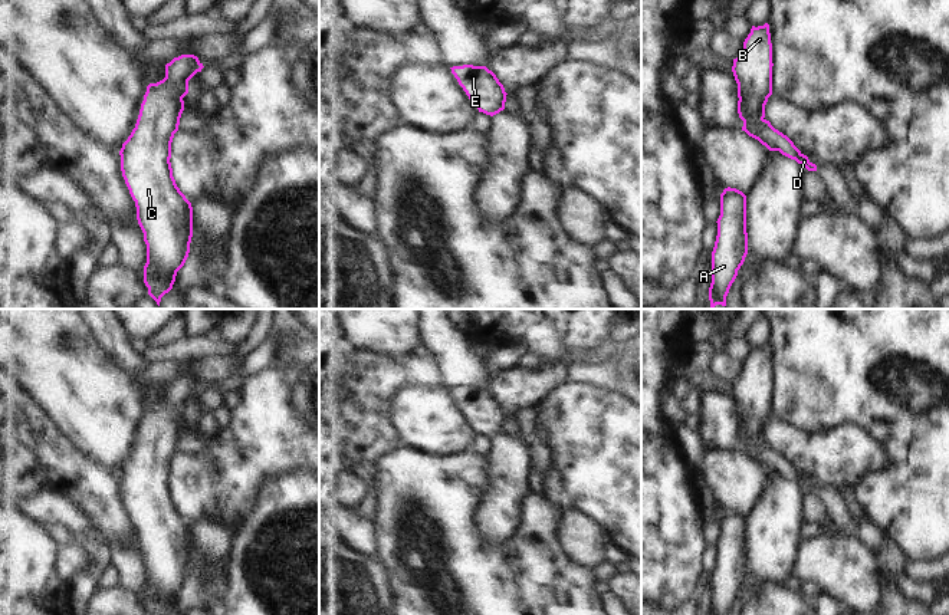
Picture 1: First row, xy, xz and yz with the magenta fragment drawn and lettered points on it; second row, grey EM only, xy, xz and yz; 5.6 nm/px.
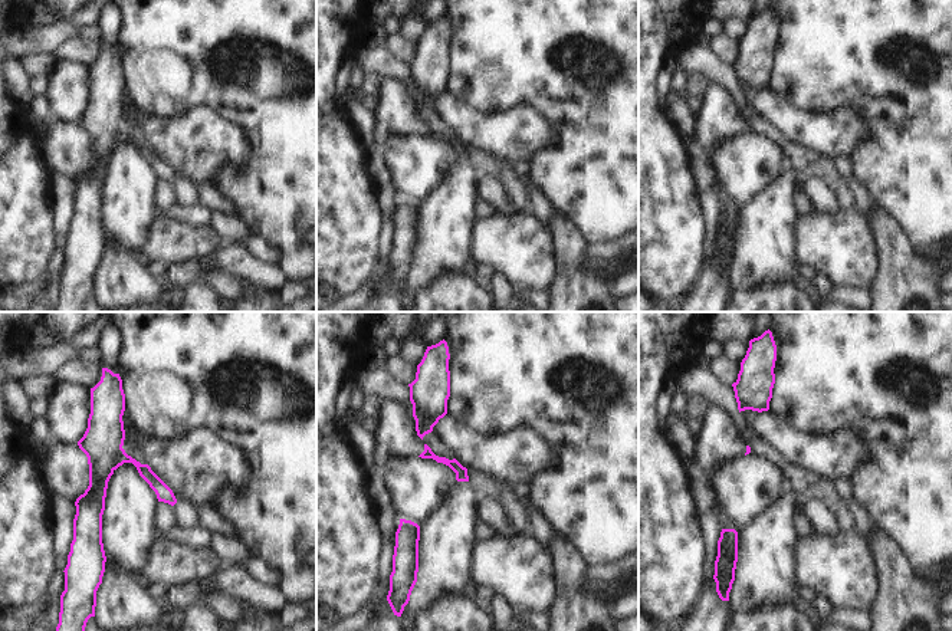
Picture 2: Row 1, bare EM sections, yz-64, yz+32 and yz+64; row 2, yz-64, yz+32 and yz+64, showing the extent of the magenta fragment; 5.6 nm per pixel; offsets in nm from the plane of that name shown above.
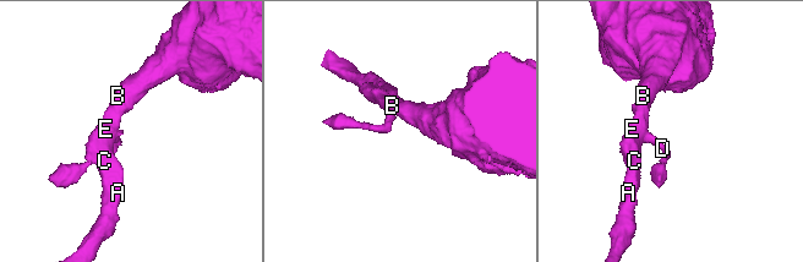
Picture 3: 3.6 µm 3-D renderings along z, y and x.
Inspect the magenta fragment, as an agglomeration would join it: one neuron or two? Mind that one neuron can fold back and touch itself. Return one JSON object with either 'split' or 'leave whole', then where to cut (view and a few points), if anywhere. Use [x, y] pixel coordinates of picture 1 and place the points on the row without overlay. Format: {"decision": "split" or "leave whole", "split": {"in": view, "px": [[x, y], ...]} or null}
{"decision": "split", "split": {"in": "yz", "px": [[762, 440], [754, 444], [744, 444]]}}

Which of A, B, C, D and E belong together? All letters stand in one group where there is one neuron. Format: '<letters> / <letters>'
A B C E / D

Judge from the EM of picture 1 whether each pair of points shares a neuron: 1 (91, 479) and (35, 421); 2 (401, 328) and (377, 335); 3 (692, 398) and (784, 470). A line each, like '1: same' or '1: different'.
1: same
2: same
3: different

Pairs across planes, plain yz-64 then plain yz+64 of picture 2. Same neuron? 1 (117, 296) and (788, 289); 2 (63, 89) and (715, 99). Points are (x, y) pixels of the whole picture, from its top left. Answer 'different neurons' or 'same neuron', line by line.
1: same neuron
2: same neuron

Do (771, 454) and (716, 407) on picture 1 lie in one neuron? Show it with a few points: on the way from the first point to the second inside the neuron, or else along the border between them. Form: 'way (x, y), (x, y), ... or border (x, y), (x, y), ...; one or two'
way (754, 451), (741, 447), (719, 424); one

